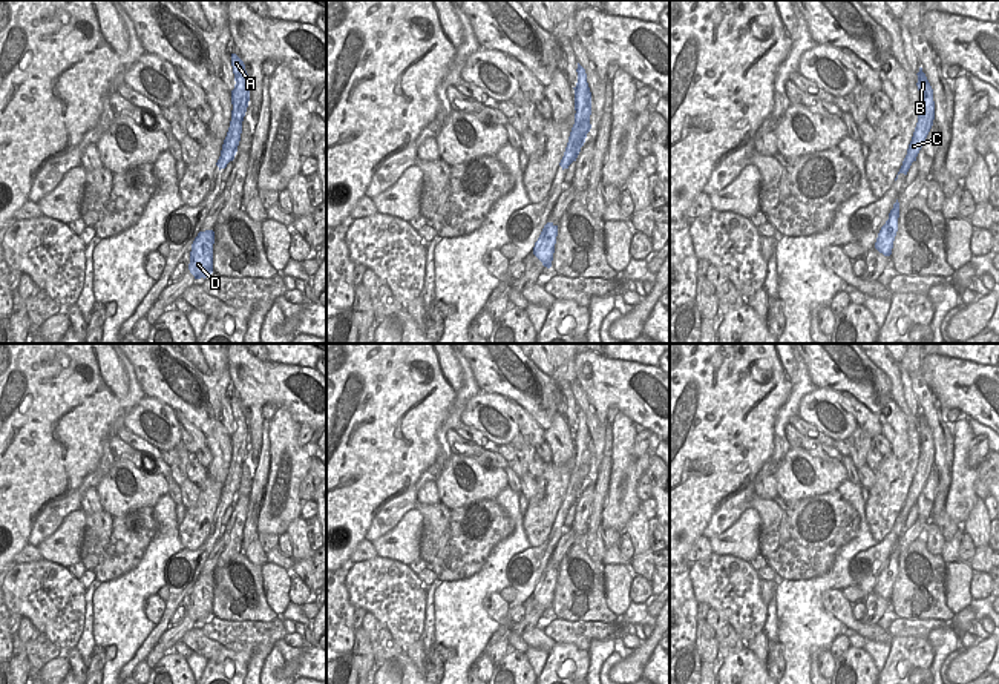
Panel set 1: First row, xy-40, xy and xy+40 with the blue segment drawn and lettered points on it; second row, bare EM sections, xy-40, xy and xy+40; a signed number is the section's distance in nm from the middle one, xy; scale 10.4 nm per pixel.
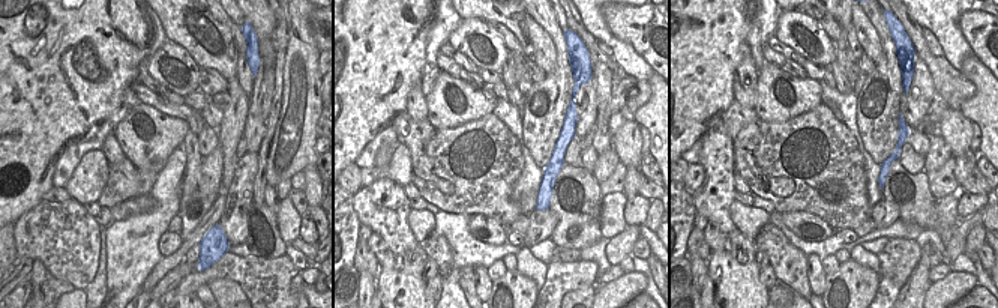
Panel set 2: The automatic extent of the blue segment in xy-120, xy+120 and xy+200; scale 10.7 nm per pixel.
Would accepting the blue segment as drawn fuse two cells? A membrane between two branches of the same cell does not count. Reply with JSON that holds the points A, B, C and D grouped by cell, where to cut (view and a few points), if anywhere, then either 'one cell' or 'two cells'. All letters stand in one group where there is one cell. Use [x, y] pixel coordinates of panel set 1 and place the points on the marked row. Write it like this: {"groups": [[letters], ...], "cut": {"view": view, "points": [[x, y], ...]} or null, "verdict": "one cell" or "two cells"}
{"groups": [["A", "C", "D"], ["B"]], "cut": {"view": "xy+40", "points": [[920, 105], [927, 111], [927, 117], [932, 121]]}, "verdict": "two cells"}

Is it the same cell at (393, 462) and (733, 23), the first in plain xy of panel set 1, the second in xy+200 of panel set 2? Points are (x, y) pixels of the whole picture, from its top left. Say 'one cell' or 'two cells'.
one cell

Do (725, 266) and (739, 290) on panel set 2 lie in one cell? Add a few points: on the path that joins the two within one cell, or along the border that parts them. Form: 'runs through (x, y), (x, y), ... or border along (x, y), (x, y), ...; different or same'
runs through (725, 272), (736, 284); same

